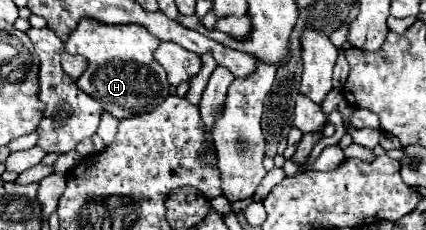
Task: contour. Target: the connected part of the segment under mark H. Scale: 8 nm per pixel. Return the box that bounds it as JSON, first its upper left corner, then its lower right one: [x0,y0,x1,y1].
[66,19,170,119]

